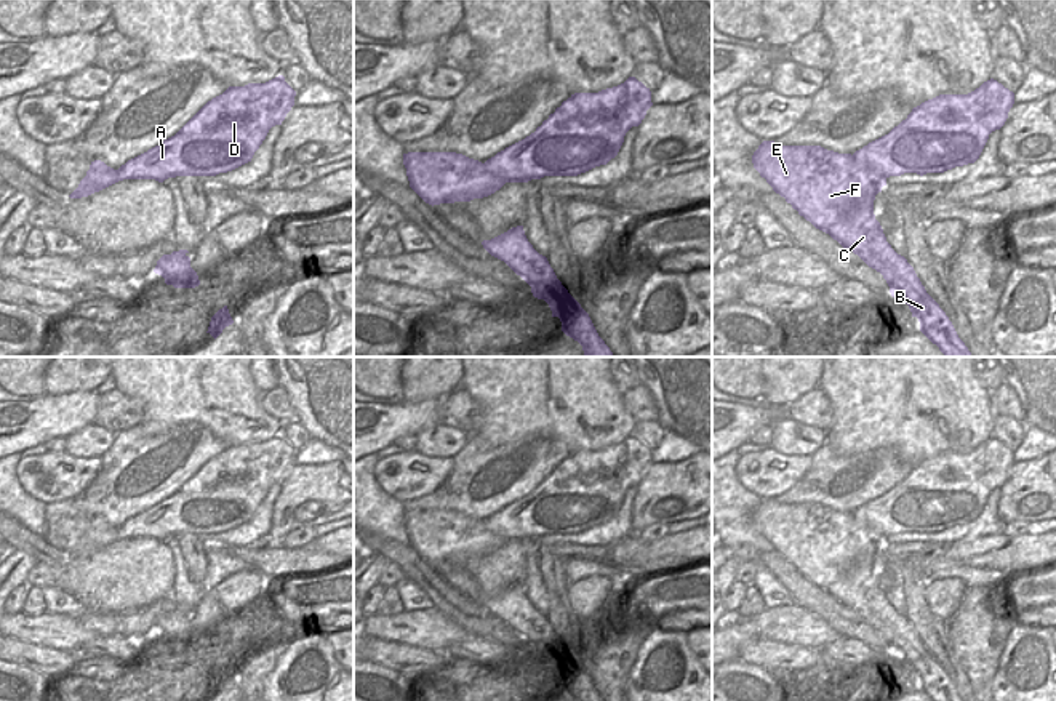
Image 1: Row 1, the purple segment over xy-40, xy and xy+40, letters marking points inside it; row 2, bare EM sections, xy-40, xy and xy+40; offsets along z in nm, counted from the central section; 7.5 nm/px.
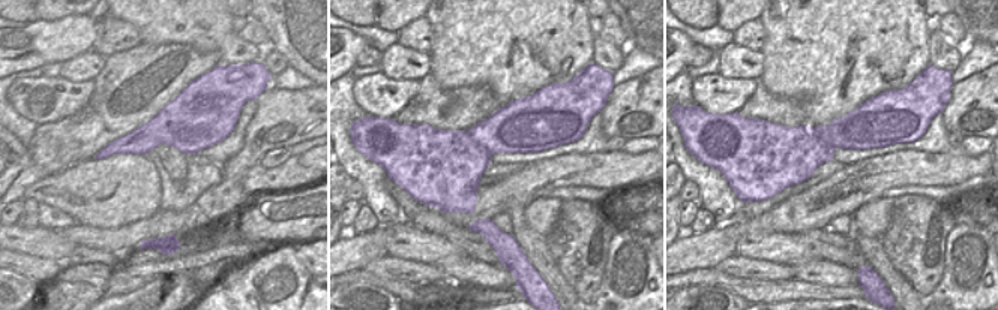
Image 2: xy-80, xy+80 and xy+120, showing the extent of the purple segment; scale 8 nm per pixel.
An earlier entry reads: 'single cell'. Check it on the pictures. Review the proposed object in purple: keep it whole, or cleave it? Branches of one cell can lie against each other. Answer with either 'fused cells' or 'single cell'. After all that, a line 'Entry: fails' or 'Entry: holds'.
fused cells
Entry: fails

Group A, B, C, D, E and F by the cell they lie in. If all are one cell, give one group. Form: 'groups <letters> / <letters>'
groups A D / B C E F

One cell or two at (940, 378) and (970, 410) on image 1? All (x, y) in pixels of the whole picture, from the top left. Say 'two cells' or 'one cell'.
one cell

